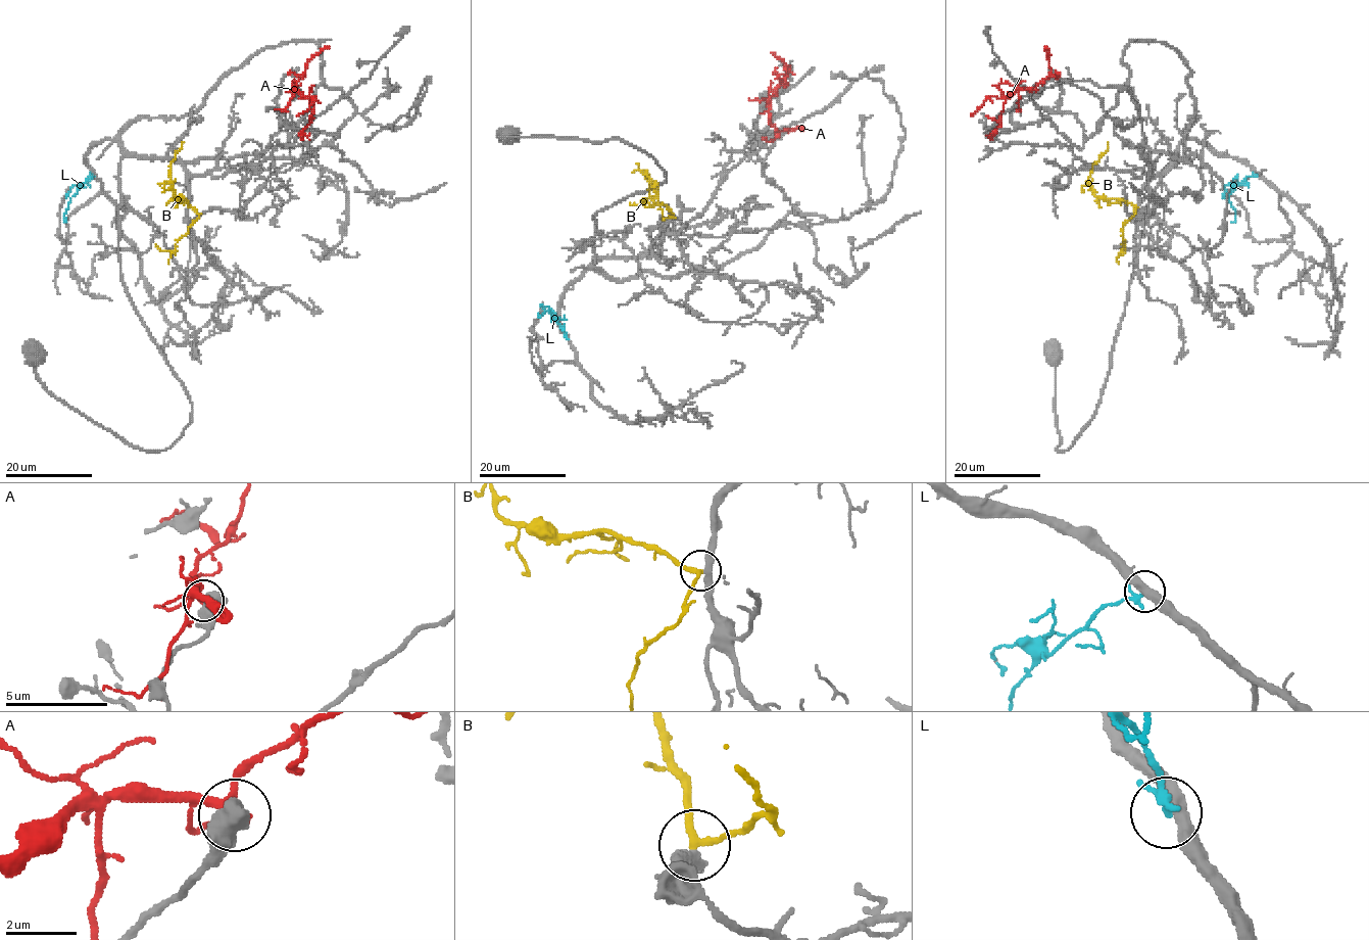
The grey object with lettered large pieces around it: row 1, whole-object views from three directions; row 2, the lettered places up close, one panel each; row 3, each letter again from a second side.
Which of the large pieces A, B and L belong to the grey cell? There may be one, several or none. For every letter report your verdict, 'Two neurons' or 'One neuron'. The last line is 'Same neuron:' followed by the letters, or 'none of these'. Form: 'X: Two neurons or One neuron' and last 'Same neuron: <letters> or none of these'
A: Two neurons
B: One neuron
L: Two neurons
Same neuron: B

